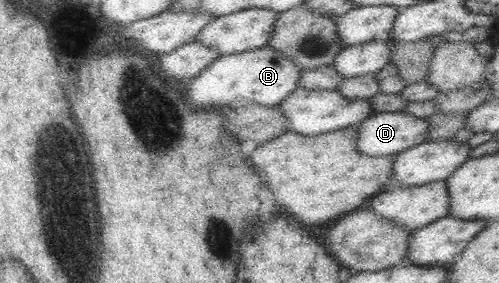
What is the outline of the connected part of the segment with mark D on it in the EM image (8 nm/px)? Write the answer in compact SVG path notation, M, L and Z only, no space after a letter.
M401 112L370 114L356 126L358 154L393 156L425 141L427 122Z

